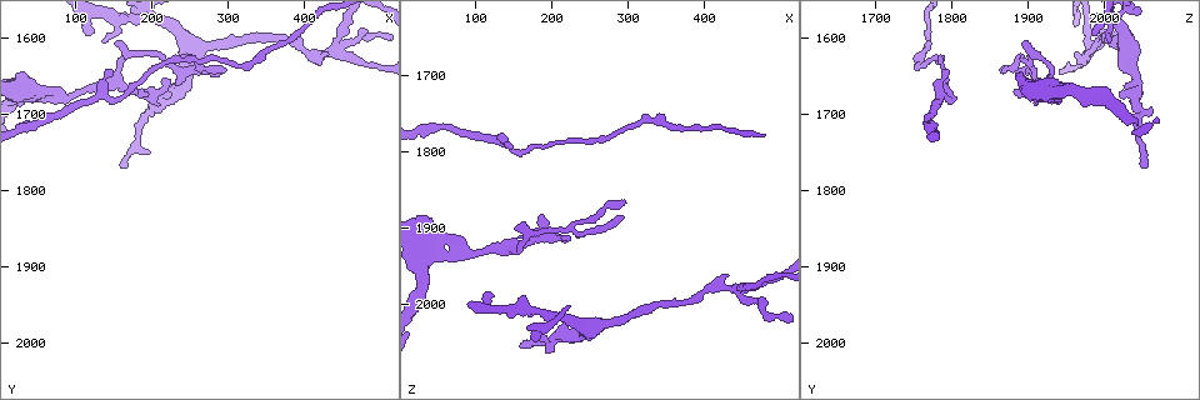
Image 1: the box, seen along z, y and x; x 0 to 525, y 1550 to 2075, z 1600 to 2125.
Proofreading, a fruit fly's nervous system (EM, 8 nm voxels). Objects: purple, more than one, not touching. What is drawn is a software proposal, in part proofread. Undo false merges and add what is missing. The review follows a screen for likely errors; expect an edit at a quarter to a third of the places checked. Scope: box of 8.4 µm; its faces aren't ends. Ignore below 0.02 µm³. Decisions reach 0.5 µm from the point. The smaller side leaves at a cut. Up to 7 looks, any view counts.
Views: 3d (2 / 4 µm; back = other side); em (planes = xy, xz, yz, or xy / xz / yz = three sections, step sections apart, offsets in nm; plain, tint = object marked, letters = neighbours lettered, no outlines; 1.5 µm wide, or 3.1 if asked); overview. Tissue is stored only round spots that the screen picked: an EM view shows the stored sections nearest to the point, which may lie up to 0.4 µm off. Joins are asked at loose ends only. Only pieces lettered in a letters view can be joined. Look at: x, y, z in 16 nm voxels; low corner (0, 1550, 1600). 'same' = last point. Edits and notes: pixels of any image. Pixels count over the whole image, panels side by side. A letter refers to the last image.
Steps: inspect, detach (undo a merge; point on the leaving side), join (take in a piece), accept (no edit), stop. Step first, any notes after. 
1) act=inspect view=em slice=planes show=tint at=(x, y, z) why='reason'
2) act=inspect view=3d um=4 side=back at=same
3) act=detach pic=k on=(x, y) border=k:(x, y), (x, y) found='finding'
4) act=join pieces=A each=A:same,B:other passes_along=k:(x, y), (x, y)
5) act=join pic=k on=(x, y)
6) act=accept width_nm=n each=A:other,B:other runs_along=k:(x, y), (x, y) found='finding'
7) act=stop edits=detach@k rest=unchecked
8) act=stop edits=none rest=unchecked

act=inspect view=em slice=planes show=letters at=(35, 1670, 1935) why='branch point'

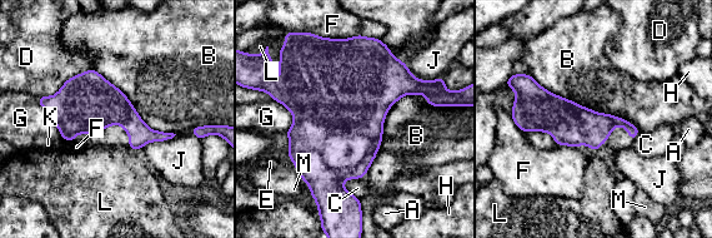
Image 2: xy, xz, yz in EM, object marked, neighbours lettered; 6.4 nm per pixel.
act=accept width_nm=110 each=A:other,B:other,C:other,D:other,E:other,F:other,G:other,H:other,J:other,K:other,L:other,M:other border=2:(424, 94), (387, 110), (364, 175) found='continuous, no second cell'

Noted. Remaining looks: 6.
act=inspect view=3d um=4 side=back at=(295, 1645, 1885) why='an open end'

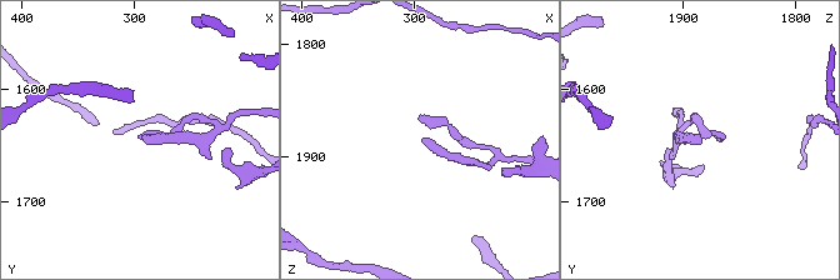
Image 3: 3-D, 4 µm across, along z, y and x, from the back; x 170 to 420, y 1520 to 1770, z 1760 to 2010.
act=inspect view=em slice=xy step=4 show=tint at=(294, 1640, 1886) why='now the EM'

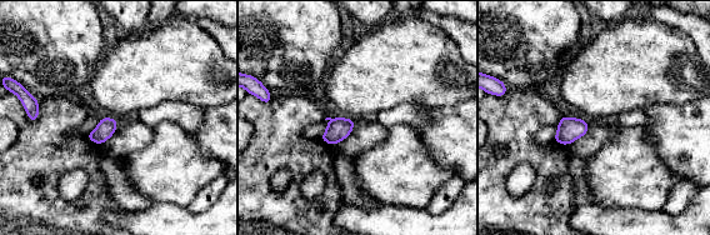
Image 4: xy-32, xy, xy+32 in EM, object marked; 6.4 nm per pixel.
act=inspect view=em slice=planes show=letters at=same why='cut it another way'

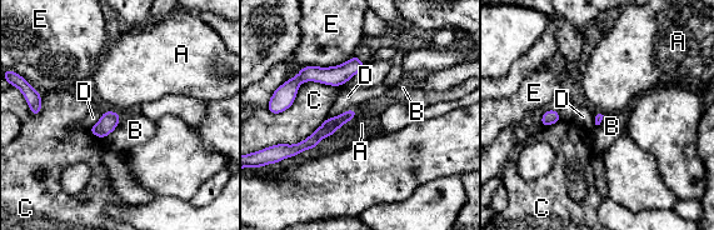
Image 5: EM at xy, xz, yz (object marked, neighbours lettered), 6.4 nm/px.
act=accept each=A:other,B:other,C:other,D:other,E:other runs_along=5:(351, 113), (295, 150) found='no lettered piece goes on from it'

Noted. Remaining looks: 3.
act=inspect view=3d um=4 at=(150, 1645, 1795)

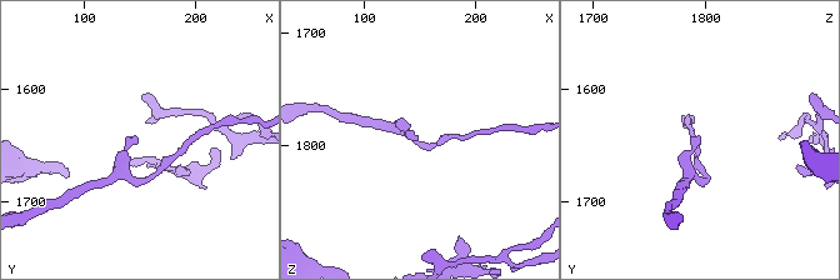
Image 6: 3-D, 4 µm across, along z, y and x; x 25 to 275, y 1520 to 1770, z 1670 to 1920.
act=inspect view=em slice=planes show=tint at=(148, 1644, 1794) why='shape alone is not enough'

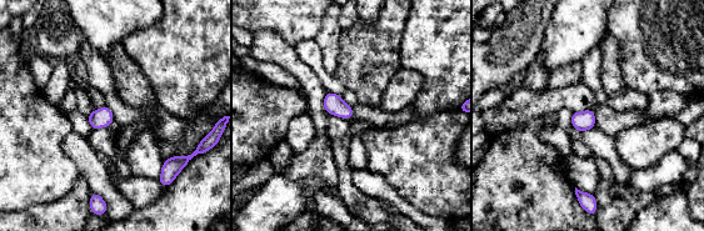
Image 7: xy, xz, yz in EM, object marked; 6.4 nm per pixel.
act=inspect view=em slice=planes show=letters at=same why='what lies round it'

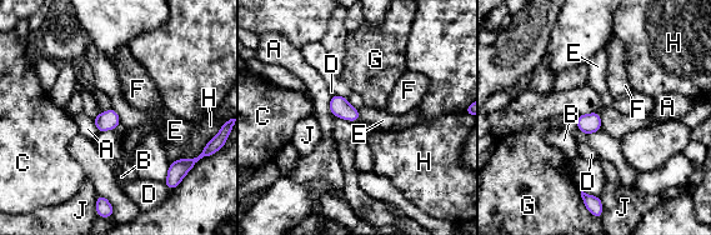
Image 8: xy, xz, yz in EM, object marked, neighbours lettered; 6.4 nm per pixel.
act=accept longest_contact=H:170nm each=A:other,B:other,C:other,D:other,E:other,F:other,G:other,H:other,J:other border=8:(113, 108), (120, 121) found='no lettered piece goes on from it'

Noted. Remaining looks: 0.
act=stop edits=none rest=unchecked

